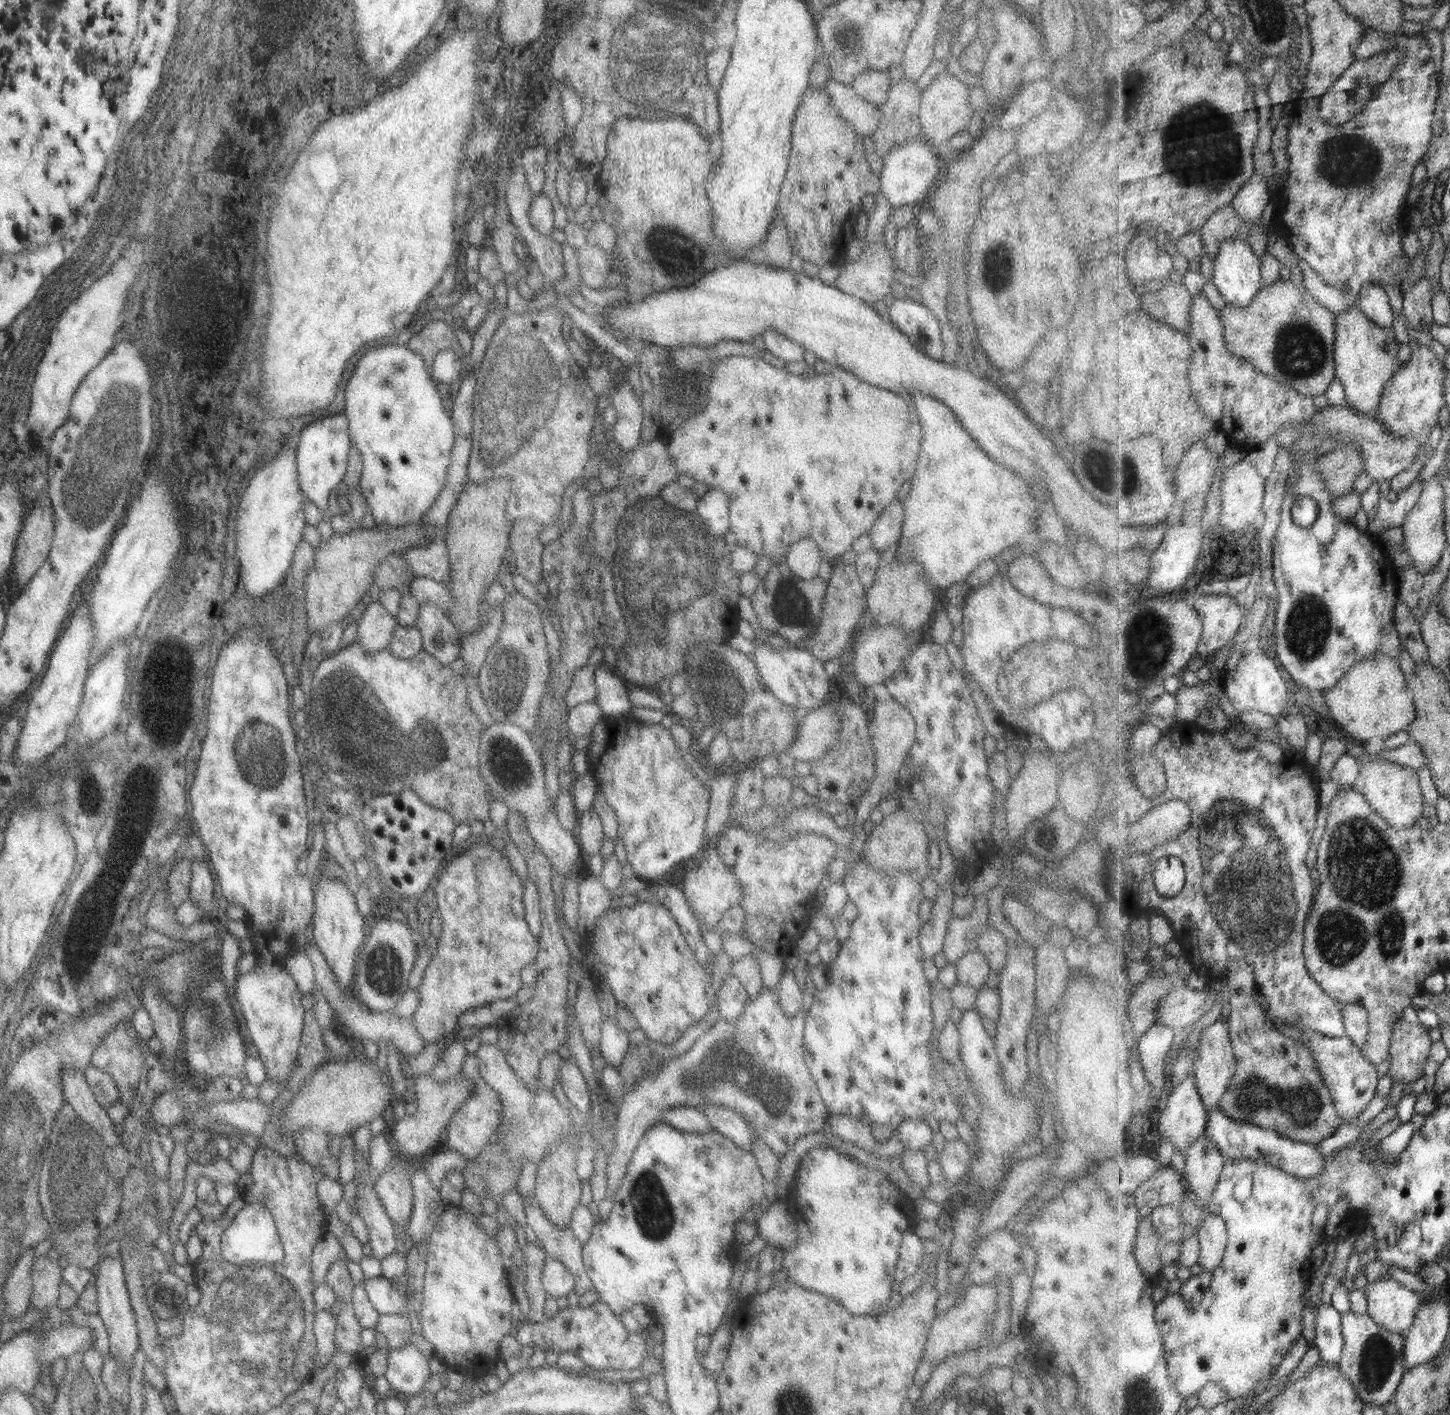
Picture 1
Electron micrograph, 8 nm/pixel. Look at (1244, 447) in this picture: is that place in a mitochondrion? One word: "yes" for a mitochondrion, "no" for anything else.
no

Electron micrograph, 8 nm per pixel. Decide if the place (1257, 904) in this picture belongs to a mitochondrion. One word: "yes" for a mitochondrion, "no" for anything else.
yes

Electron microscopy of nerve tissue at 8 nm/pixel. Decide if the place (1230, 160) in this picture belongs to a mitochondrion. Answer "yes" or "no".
yes

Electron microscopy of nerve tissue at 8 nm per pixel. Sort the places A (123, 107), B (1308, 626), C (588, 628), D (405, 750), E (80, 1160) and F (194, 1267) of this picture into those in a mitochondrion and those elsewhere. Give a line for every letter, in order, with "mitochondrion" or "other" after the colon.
A: other
B: mitochondrion
C: other
D: mitochondrion
E: mitochondrion
F: other

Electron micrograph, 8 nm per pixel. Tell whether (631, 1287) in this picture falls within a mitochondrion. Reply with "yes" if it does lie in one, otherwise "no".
no

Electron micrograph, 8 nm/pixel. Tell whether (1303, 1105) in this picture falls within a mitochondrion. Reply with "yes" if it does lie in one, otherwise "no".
yes

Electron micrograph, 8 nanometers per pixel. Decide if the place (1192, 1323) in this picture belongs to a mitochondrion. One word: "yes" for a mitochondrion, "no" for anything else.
no

